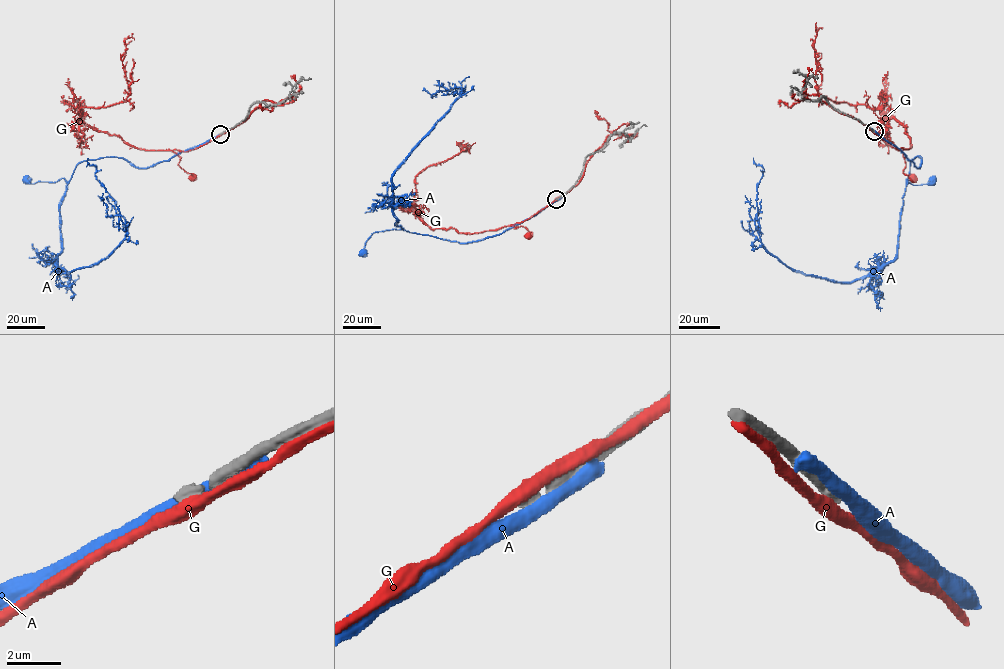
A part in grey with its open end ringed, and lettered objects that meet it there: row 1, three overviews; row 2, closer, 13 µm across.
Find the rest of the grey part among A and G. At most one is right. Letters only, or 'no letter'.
no letter

